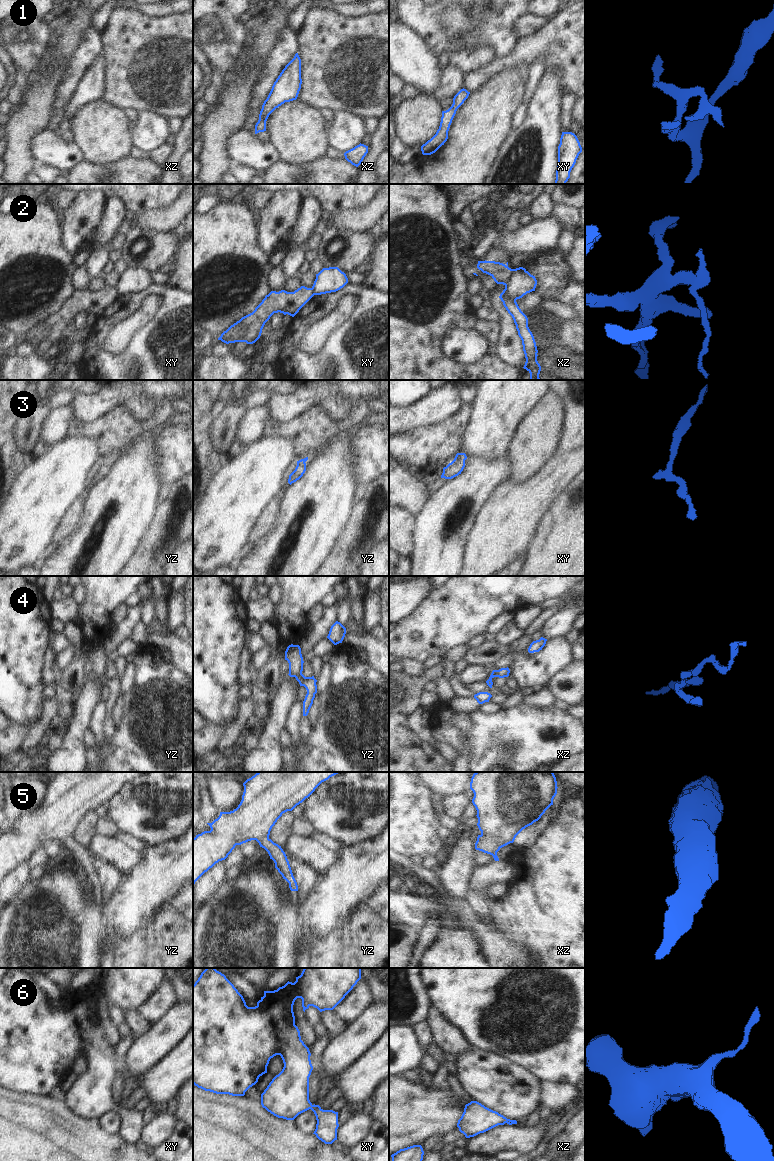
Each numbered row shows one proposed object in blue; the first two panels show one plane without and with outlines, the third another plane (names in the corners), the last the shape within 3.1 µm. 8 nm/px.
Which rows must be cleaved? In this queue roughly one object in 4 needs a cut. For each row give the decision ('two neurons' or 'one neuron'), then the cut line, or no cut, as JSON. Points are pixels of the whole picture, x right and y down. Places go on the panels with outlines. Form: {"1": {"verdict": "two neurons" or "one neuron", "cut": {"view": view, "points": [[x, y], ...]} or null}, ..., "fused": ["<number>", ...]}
{"1": {"verdict": "one neuron", "cut": null}, "2": {"verdict": "two neurons", "cut": {"view": "xz", "points": [[512, 269], [505, 286]]}}, "3": {"verdict": "one neuron", "cut": null}, "4": {"verdict": "one neuron", "cut": null}, "5": {"verdict": "one neuron", "cut": null}, "6": {"verdict": "one neuron", "cut": null}, "fused": ["2"]}

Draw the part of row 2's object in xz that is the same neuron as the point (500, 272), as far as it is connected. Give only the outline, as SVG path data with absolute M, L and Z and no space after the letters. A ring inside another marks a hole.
M478 261L477 268L483 273L490 275L497 284L506 286L512 274L512 269L506 264L495 261Z

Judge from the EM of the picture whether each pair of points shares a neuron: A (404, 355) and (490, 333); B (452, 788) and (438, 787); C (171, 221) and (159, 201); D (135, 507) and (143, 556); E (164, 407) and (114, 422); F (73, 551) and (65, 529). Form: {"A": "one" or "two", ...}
{"A": "one", "B": "one", "C": "two", "D": "two", "E": "one", "F": "two"}

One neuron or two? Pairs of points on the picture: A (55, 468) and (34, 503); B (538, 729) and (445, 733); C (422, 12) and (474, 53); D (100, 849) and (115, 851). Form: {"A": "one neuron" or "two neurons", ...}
{"A": "one neuron", "B": "one neuron", "C": "two neurons", "D": "one neuron"}

